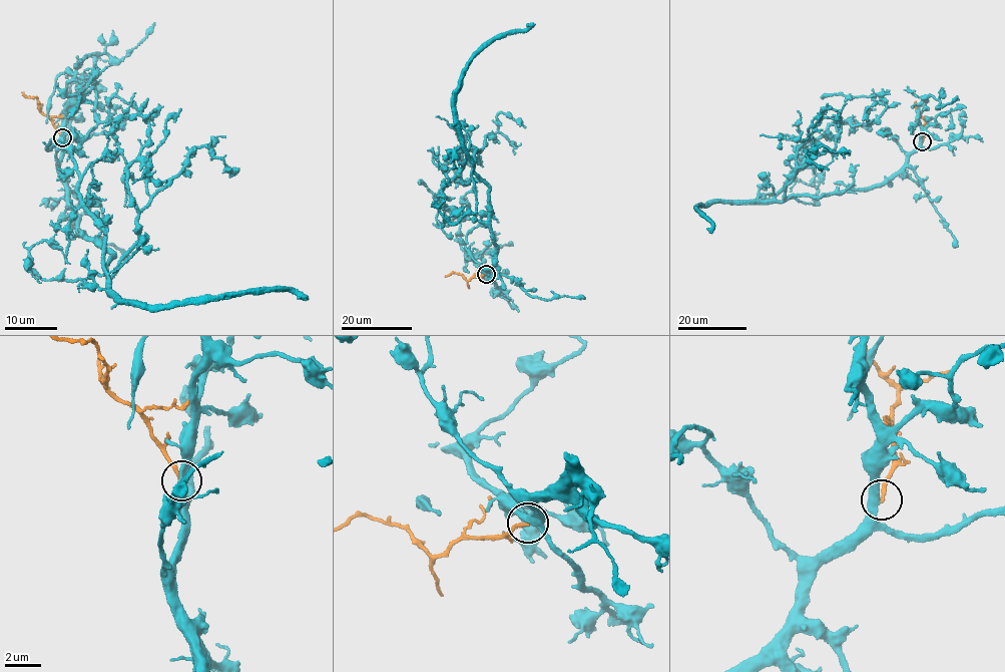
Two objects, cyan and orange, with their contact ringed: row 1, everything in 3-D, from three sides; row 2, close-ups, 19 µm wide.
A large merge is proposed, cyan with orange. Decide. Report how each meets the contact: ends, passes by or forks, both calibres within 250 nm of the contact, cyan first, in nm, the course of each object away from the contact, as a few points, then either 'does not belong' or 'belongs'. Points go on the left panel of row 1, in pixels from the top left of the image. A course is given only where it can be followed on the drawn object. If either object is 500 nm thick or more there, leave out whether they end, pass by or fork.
cyan passes by | orange ends | 400/200 nm | cyan via (62, 137), (66, 195), (81, 233), (114, 254), (109, 281), (66, 149), (95, 128), (90, 78), (67, 117) | orange via (61, 137), (35, 97), (29, 97), (21, 92) | does not belong

